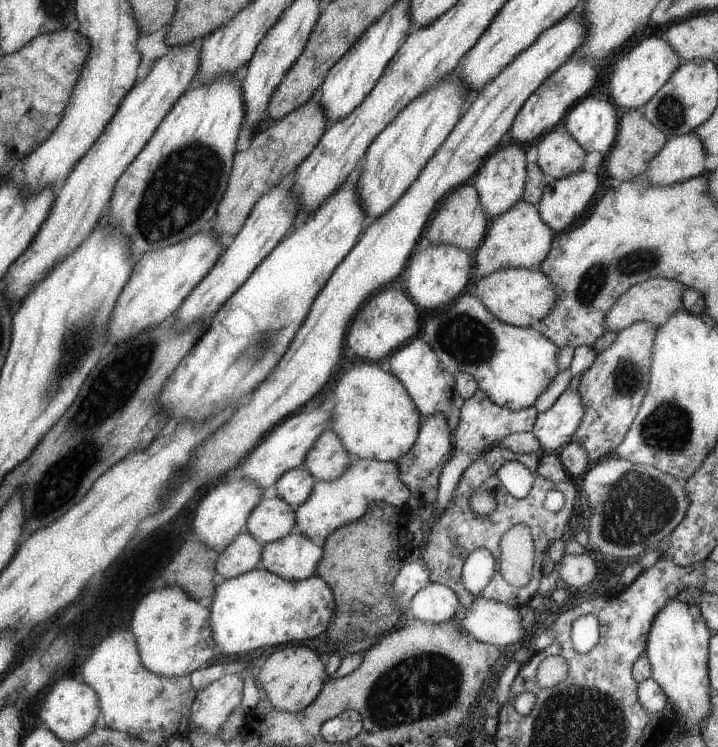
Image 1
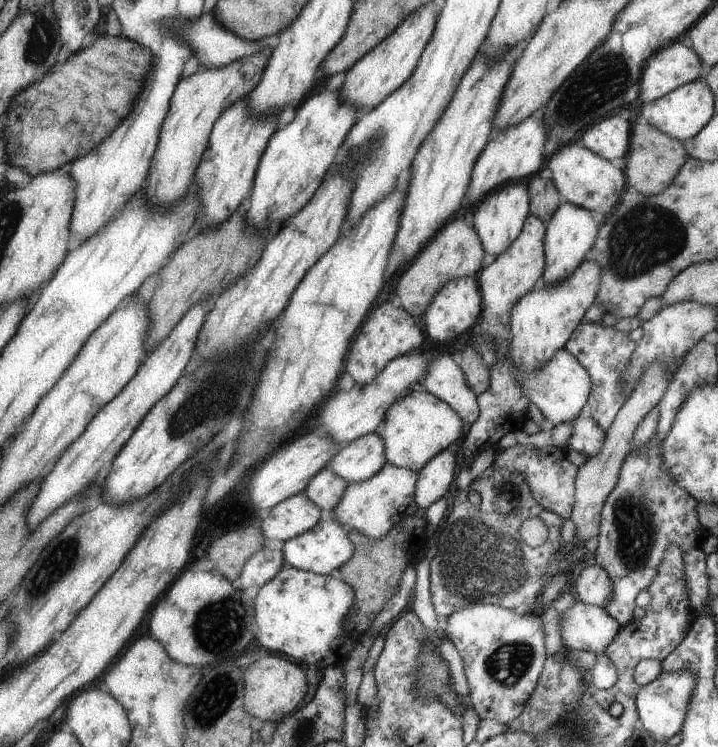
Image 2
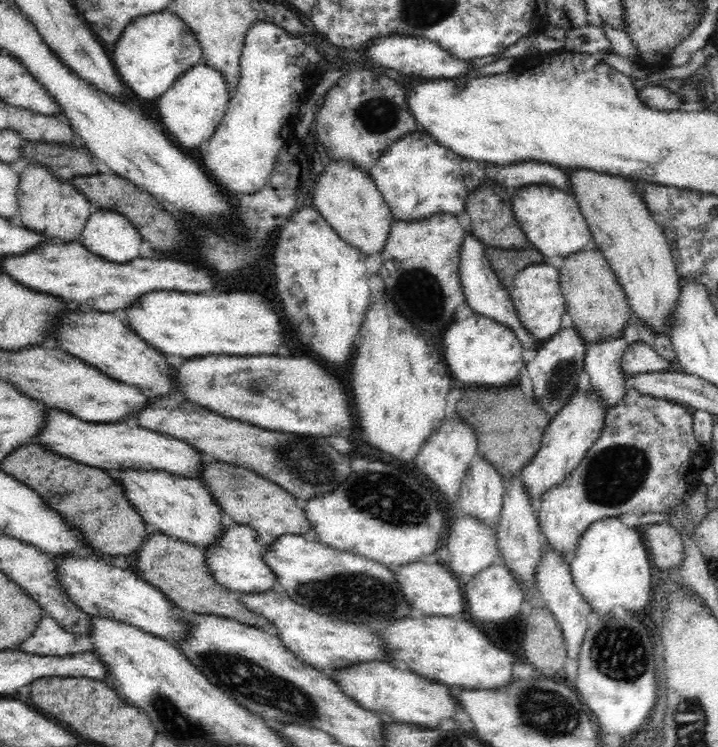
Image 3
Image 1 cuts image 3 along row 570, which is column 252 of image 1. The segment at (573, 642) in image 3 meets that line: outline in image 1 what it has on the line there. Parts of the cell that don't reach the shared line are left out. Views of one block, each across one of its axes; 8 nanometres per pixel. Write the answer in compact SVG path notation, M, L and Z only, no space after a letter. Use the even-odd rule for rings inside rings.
M242 534L219 554L216 561L218 579L231 579L260 567L260 541L250 534Z

